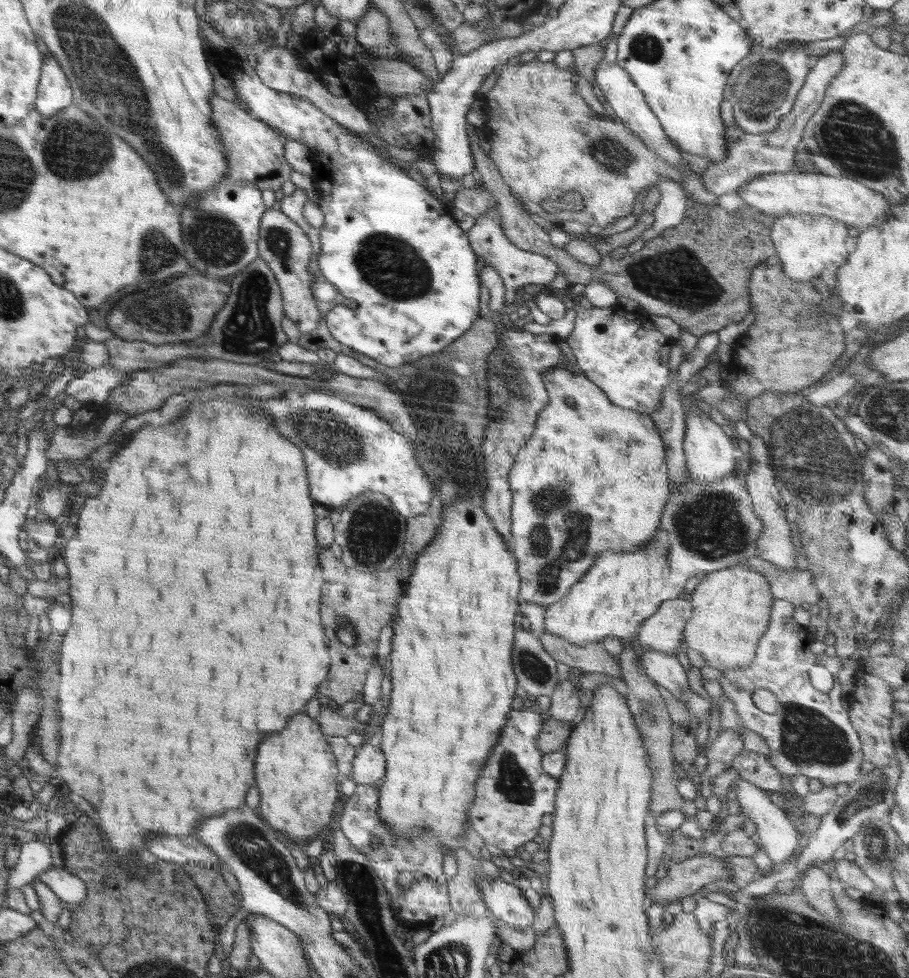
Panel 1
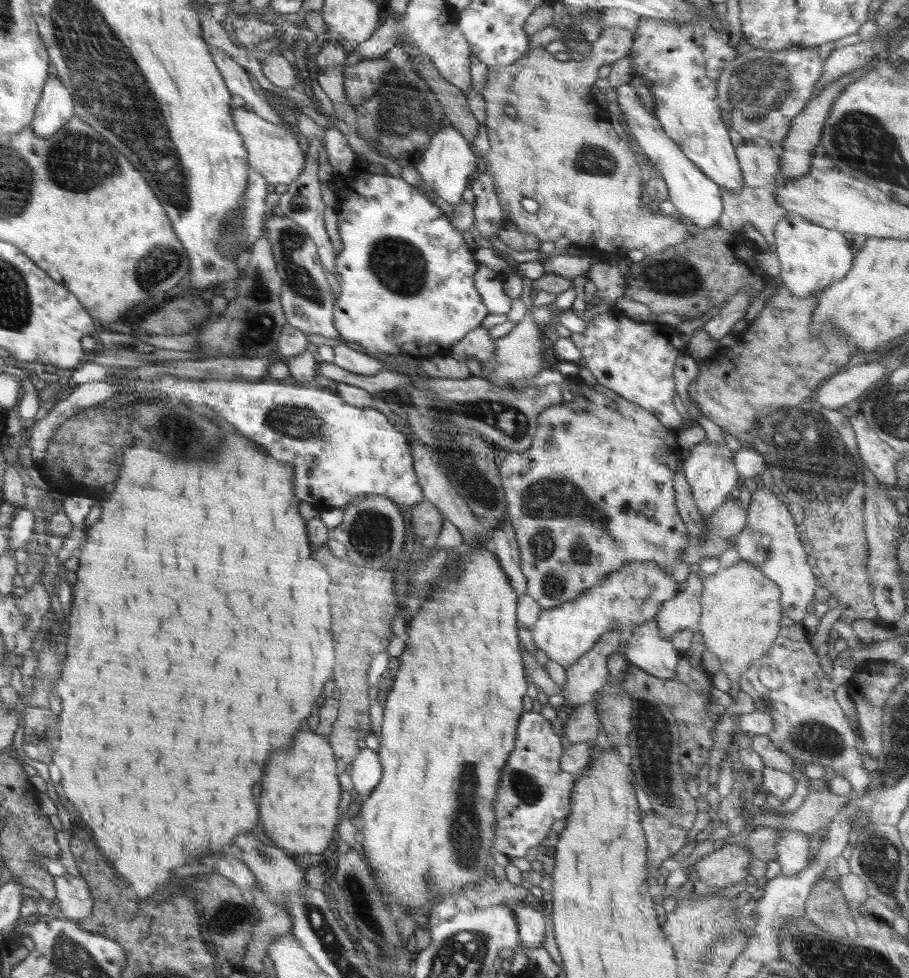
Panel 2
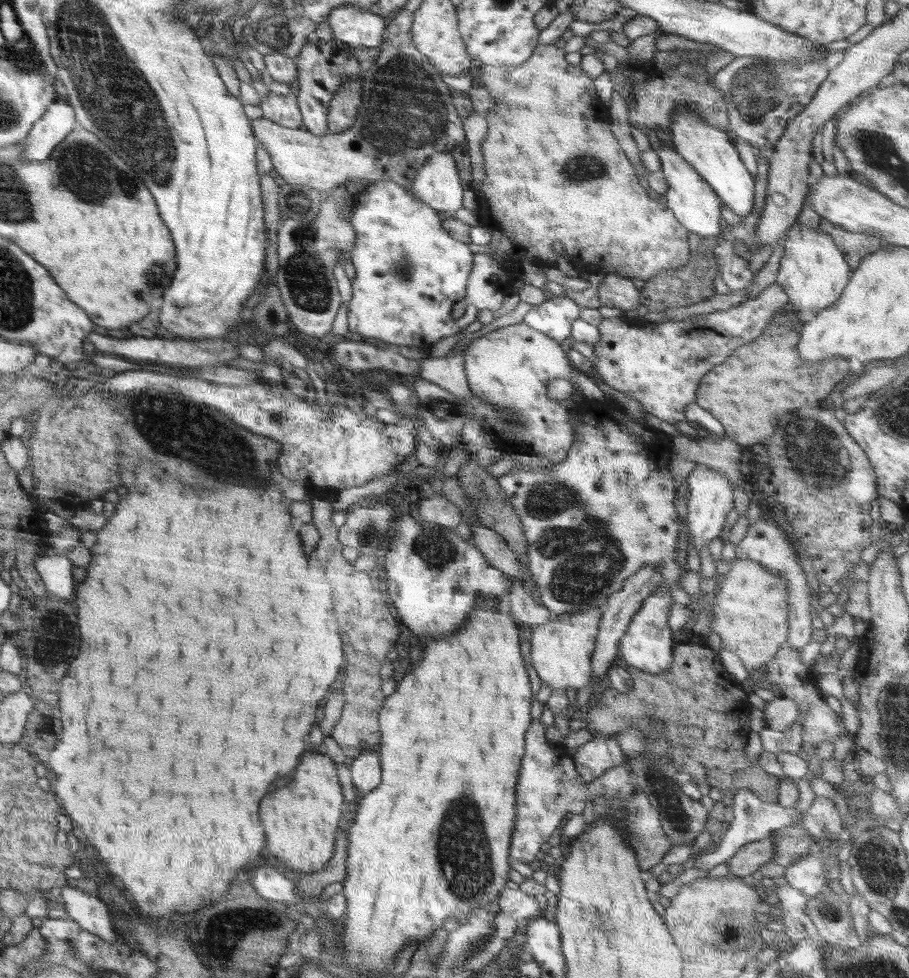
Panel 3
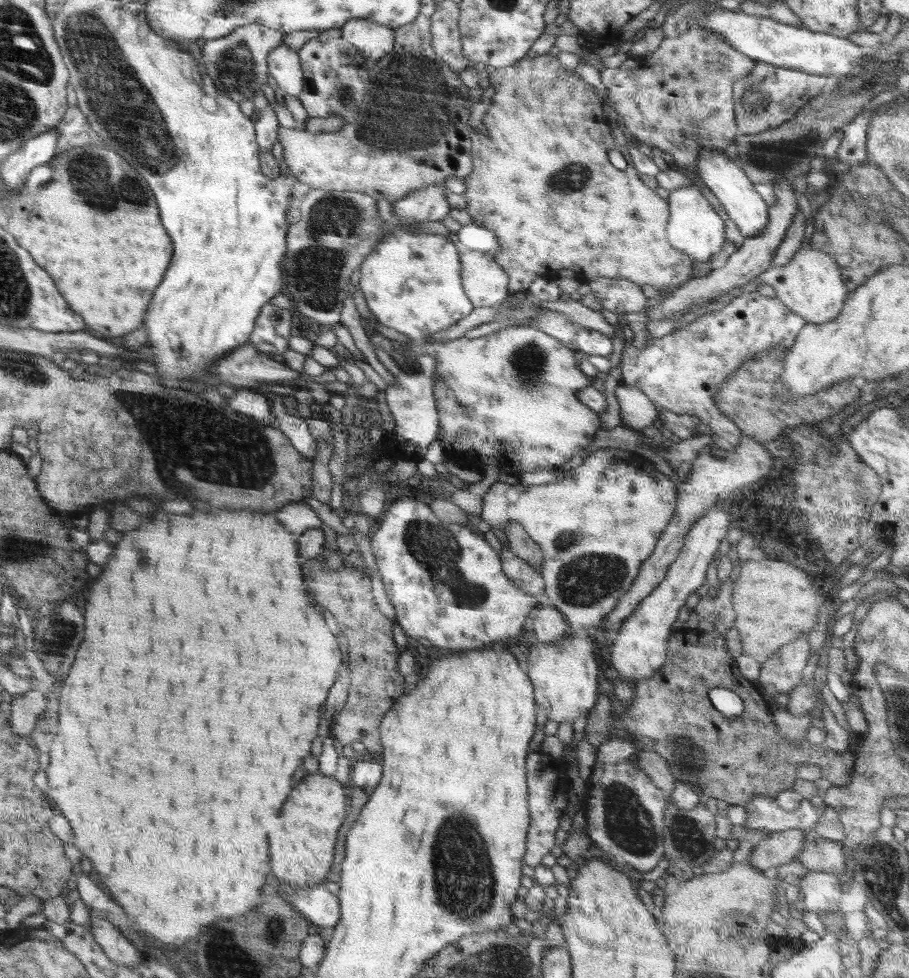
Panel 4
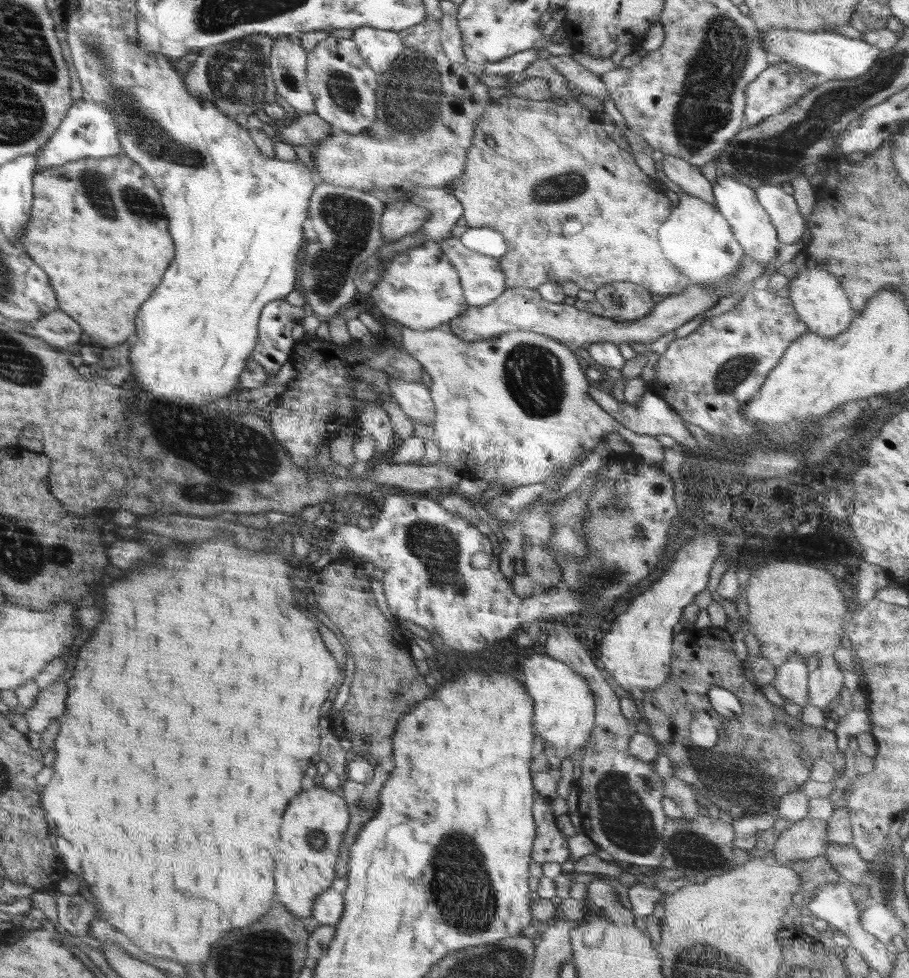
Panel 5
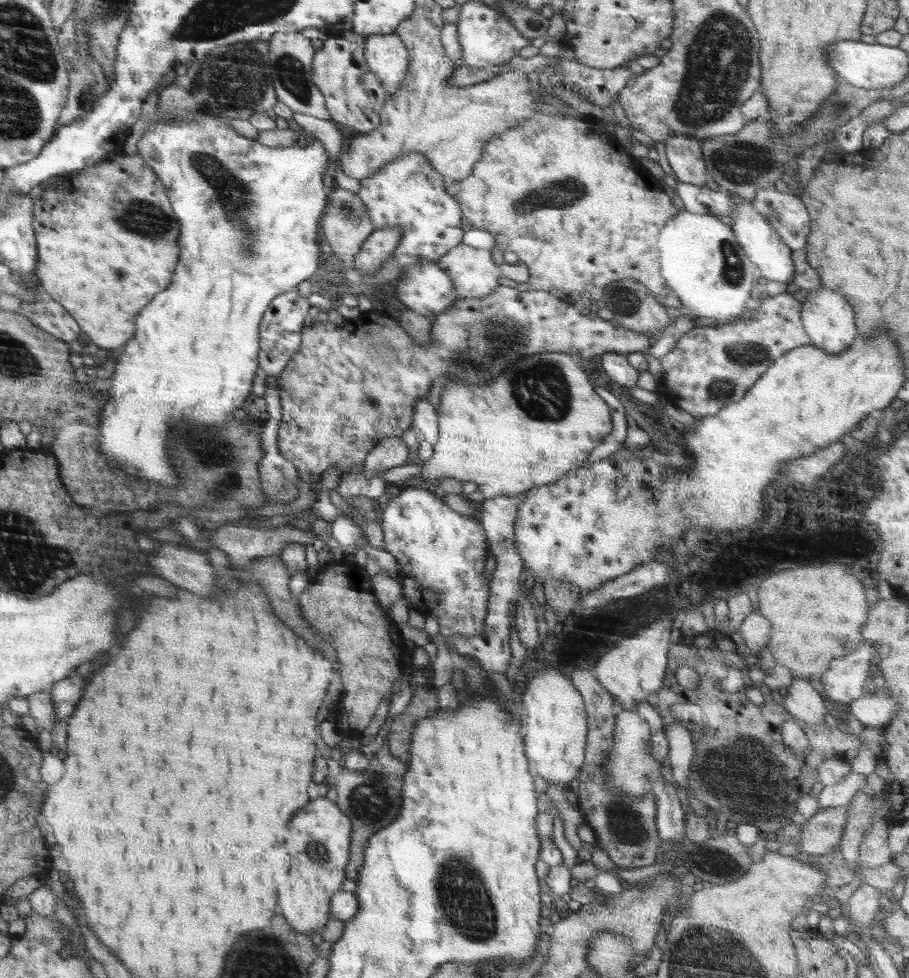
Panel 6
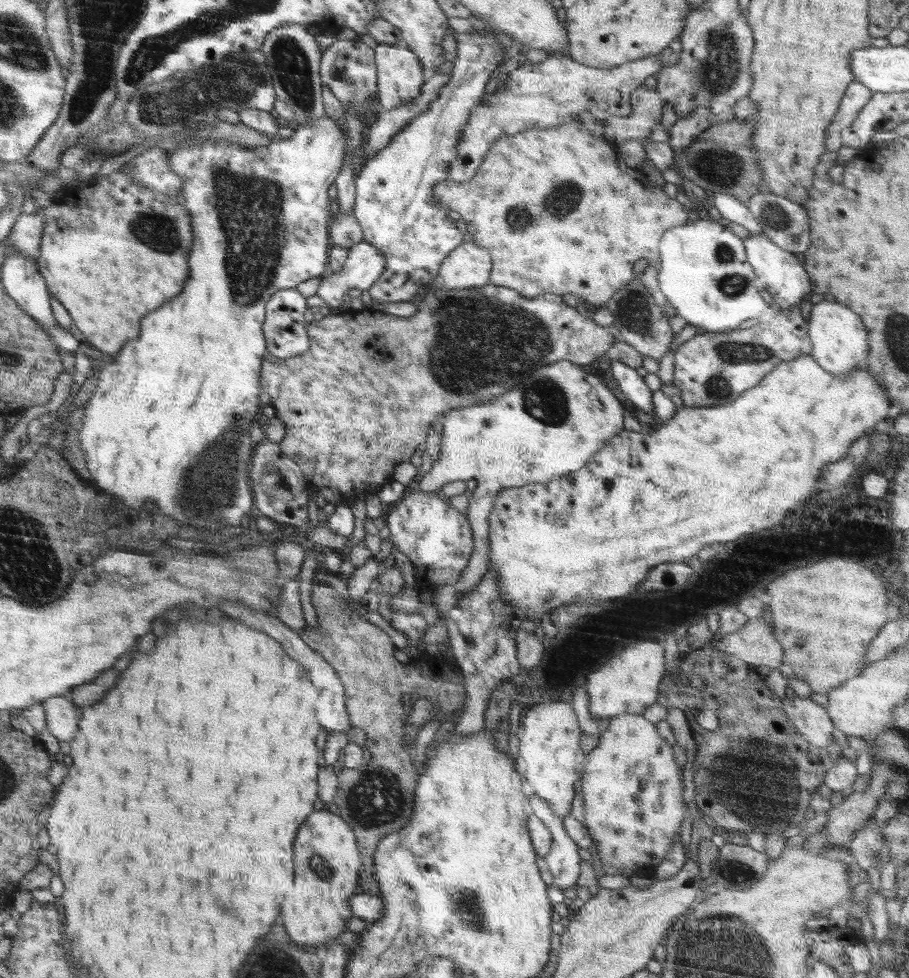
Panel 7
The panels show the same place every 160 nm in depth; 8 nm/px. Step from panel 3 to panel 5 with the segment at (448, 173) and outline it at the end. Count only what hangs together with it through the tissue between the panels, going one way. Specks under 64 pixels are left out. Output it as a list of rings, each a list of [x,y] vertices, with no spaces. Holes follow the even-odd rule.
[[[392,203],[386,206],[380,222],[385,245],[419,230],[426,221],[428,221],[427,208],[406,203]]]

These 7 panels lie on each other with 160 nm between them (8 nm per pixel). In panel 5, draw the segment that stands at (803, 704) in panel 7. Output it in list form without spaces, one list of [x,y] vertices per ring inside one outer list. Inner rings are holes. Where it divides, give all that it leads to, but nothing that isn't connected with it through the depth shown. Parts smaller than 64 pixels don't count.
[[[800,656],[788,657],[786,662],[775,669],[776,674],[771,683],[774,684],[778,694],[801,708],[810,705],[807,699],[809,671],[806,660]]]

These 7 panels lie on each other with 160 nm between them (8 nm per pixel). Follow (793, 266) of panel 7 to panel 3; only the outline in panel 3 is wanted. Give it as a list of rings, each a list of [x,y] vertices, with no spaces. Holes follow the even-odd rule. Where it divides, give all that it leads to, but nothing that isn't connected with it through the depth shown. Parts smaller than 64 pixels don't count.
[[[678,106],[672,116],[671,145],[714,189],[723,204],[743,218],[743,222],[754,206],[754,177],[742,163],[727,133],[708,126],[696,112],[688,112],[686,106]]]

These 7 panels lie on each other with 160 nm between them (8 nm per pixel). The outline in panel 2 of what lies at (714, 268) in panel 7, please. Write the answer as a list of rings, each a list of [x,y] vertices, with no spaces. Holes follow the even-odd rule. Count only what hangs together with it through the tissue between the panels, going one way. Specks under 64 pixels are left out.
[[[629,83],[616,88],[613,95],[625,117],[625,121],[620,127],[630,129],[643,154],[661,172],[668,189],[668,200],[675,204],[682,220],[685,220],[690,227],[710,228],[717,225],[718,218],[723,213],[722,188],[680,151],[675,142],[663,131],[660,122],[646,110],[644,102],[638,98],[636,90],[630,87]]]

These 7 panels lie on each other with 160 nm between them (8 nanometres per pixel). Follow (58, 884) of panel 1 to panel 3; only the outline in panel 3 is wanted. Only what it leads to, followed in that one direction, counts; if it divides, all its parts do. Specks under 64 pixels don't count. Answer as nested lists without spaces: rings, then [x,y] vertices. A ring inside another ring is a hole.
[[[70,885],[62,889],[61,895],[66,914],[84,930],[112,944],[122,942],[123,936],[111,923],[109,908],[99,897]]]

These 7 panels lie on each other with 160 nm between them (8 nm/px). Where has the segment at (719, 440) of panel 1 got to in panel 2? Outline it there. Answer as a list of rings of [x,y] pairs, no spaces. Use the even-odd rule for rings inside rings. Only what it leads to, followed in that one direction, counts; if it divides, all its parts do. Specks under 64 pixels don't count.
[[[704,439],[691,448],[690,456],[684,458],[682,463],[696,506],[704,518],[709,517],[720,505],[723,505],[724,499],[730,495],[730,492],[742,483],[733,461],[733,453],[728,449],[727,444],[711,443],[708,439]]]

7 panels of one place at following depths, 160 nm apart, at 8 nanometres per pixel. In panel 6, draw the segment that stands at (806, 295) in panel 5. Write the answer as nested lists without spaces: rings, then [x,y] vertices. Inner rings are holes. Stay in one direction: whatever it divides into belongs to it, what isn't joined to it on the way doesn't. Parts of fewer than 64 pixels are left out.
[[[821,286],[811,290],[806,300],[801,302],[800,314],[804,330],[811,340],[810,344],[827,353],[838,354],[849,349],[858,336],[855,311],[839,292],[828,287]]]

